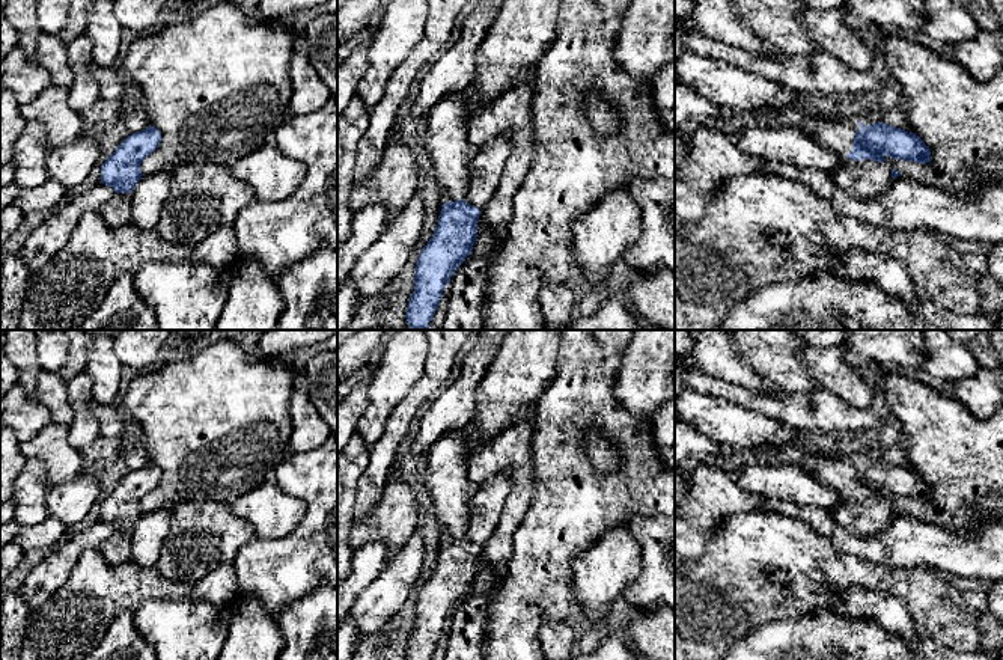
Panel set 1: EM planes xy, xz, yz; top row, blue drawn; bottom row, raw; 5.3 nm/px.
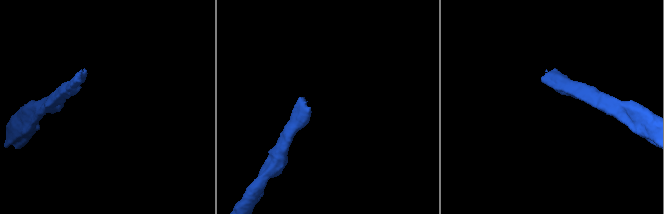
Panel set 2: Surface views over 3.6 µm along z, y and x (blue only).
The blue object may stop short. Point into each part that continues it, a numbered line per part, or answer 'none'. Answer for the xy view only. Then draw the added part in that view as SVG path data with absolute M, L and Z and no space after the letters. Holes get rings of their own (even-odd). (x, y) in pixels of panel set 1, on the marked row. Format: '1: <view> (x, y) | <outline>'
1: xy (116, 211) | M116 193L98 212L111 229L125 225L131 217L131 193Z

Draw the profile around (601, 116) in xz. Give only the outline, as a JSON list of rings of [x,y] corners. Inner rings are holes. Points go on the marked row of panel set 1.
[[[589,92],[584,101],[589,130],[601,136],[613,136],[620,131],[620,121],[616,108],[602,99],[598,92]]]

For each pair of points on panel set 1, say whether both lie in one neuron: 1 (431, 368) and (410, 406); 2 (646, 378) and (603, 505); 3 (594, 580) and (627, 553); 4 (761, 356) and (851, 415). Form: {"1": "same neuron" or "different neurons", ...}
{"1": "same neuron", "2": "different neurons", "3": "same neuron", "4": "different neurons"}

